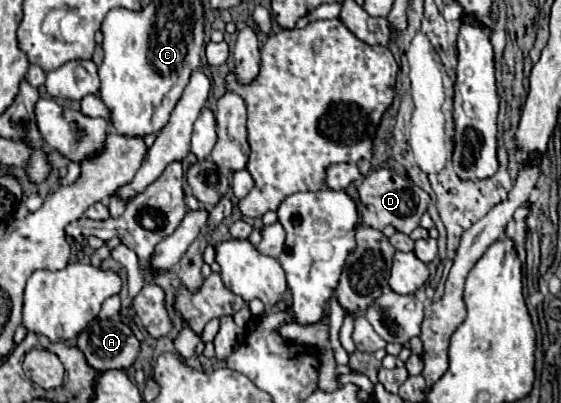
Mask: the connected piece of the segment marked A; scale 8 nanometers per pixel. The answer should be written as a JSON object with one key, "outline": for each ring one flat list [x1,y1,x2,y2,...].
{"outline":[[95,320,79,336,75,344,87,364,97,372,109,368,127,370,139,356,139,340,121,320]]}

